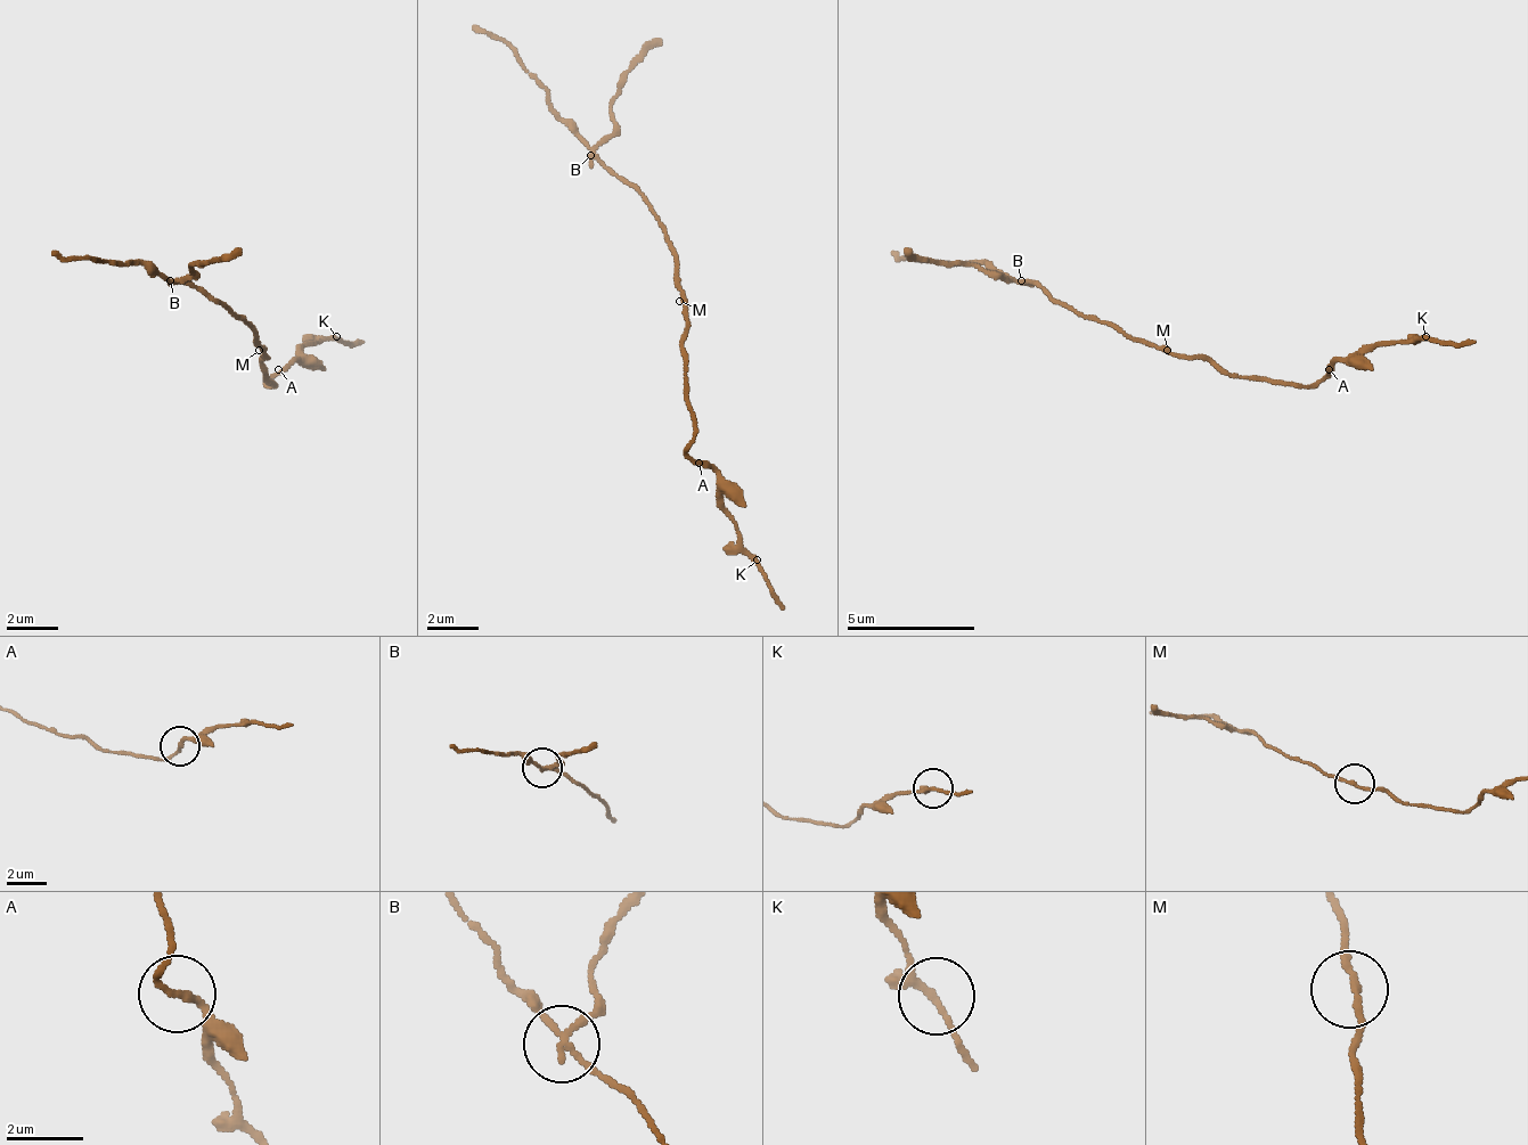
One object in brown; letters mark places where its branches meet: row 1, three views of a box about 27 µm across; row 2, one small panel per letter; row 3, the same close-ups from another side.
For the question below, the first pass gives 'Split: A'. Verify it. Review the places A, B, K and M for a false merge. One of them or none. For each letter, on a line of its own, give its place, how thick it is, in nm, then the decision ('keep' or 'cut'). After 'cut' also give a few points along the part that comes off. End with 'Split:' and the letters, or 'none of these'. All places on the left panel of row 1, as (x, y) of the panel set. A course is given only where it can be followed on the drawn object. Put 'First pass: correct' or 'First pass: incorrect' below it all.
A: place (278, 369); calibre 160 nm; keep
B: place (170, 280); calibre 150 nm; cut; course (169, 279), (195, 272), (195, 266), (239, 246)
K: place (336, 336); calibre 160 nm; keep
M: place (259, 350); calibre 170 nm; keep
Split: B
First pass: incorrect

